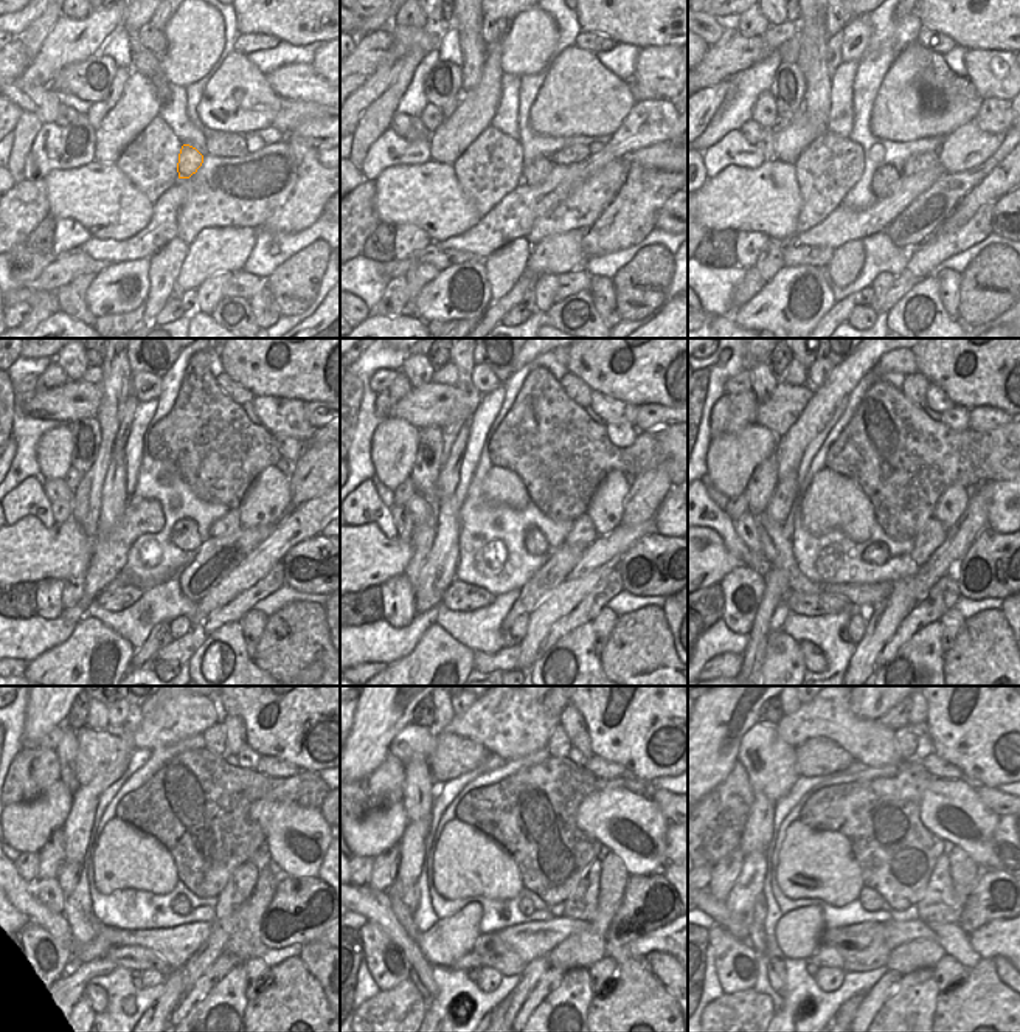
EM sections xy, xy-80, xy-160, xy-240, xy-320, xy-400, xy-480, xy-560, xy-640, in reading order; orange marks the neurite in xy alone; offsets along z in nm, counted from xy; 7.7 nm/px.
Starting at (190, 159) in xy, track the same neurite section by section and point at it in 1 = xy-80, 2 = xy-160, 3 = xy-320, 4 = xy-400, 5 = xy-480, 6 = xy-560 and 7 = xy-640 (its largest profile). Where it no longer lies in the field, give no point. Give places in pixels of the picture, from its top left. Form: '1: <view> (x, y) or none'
1: xy-80 (537, 169)
2: xy-160 (885, 179)
3: xy-320 (534, 542)
4: xy-400 (877, 553)
5: xy-480 (180, 905)
6: xy-560 (525, 907)
7: xy-640 (871, 900)

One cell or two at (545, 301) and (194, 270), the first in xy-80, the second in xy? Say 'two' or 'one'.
two

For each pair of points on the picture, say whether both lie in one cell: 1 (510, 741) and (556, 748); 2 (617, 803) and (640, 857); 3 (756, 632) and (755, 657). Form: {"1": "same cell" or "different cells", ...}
{"1": "different cells", "2": "same cell", "3": "same cell"}

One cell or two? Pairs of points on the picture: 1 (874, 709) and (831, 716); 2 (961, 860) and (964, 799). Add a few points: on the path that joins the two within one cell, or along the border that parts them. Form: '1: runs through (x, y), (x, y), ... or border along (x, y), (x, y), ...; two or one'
1: border along (850, 702), (859, 716), (877, 720); two
2: border along (955, 846), (960, 846), (980, 866); two

